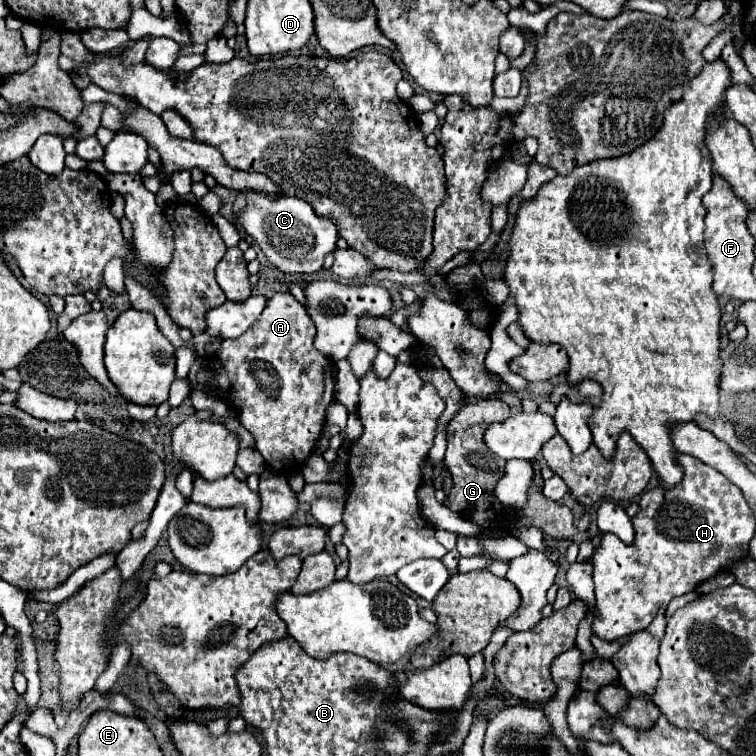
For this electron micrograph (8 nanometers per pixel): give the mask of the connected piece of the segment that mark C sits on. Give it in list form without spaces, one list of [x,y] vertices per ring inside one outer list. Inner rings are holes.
[[[248,192],[246,196],[248,206],[240,212],[240,222],[278,270],[286,274],[314,274],[322,270],[324,258],[336,248],[338,230],[334,222],[314,214],[314,208],[296,196],[270,198],[262,192]]]

